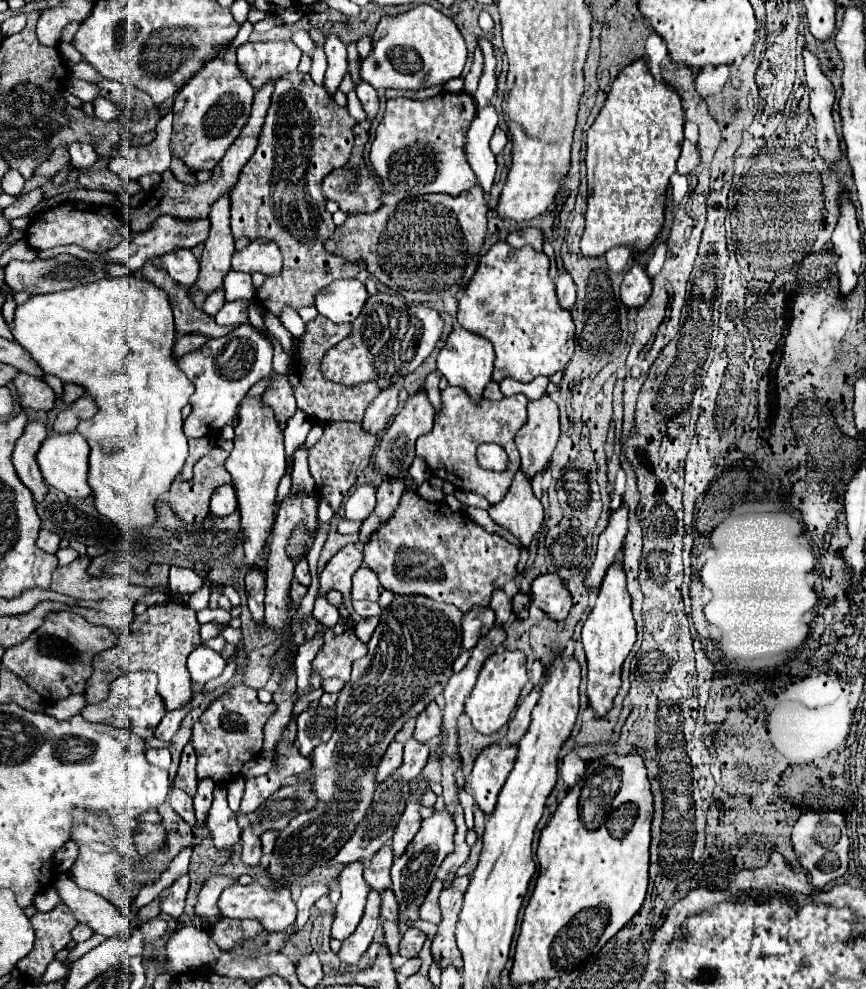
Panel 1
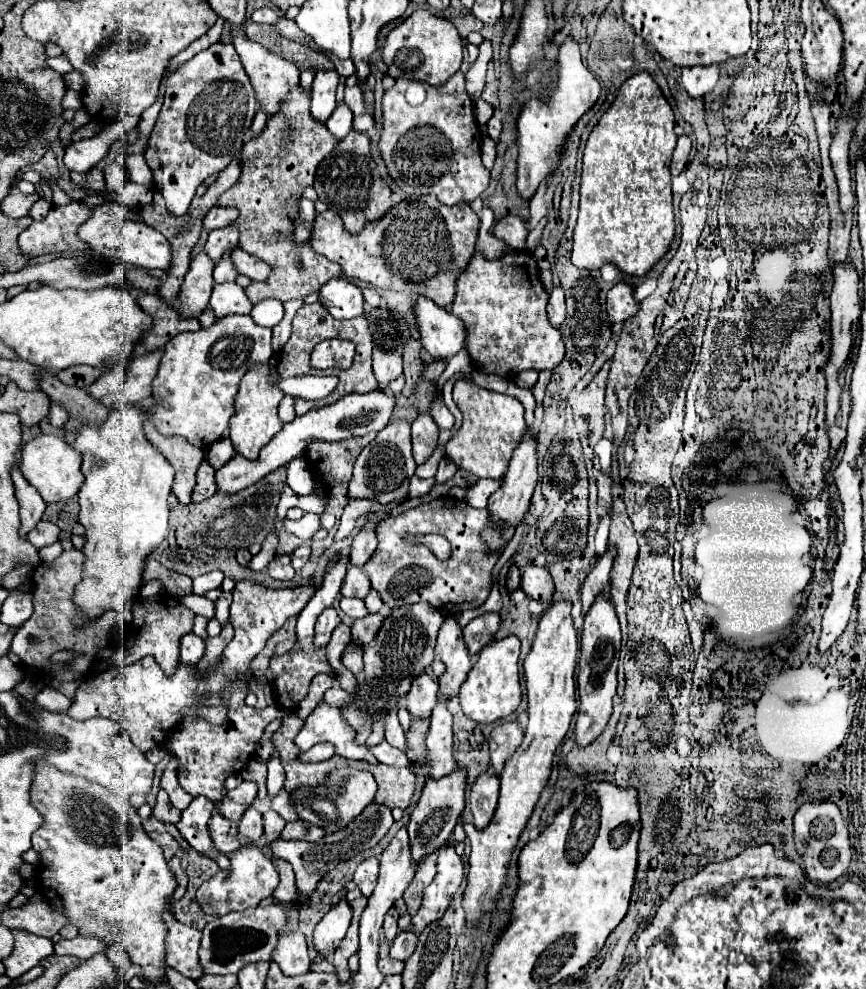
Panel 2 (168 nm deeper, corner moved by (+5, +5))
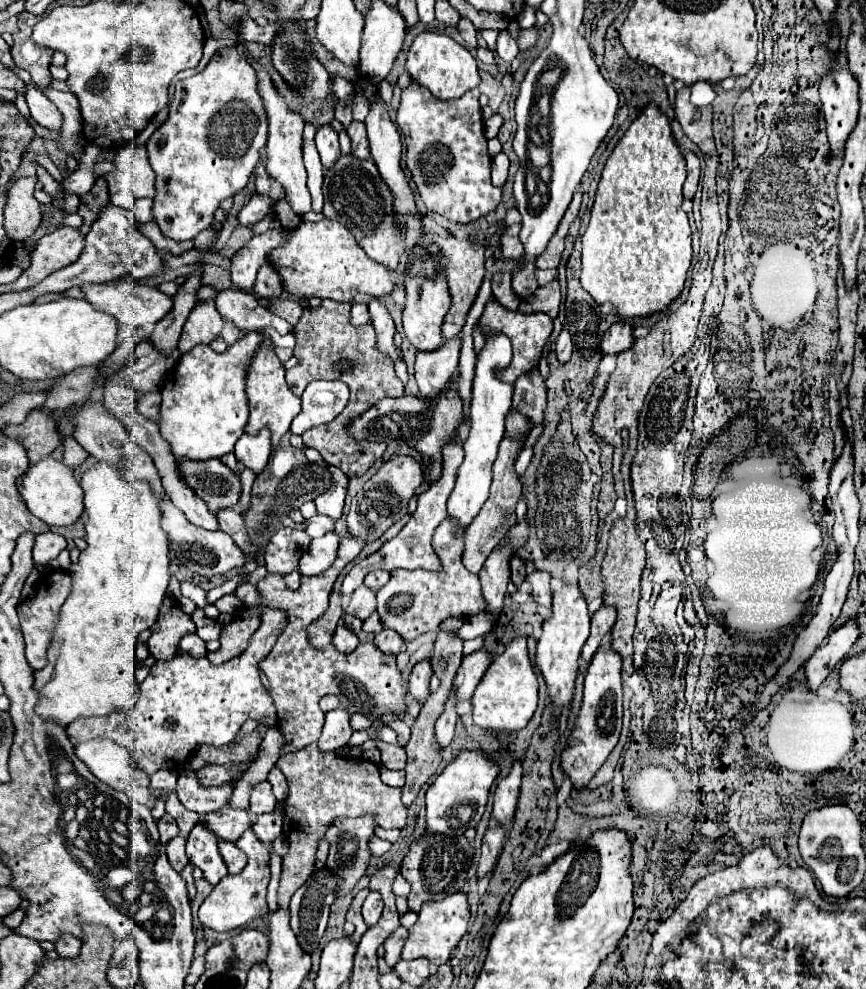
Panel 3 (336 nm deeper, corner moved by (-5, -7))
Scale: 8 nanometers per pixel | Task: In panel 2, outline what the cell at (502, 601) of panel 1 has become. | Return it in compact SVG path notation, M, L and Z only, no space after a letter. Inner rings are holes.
M496 611L484 613L476 619L472 619L464 627L464 641L468 643L470 655L480 653L482 647L486 647L490 643L490 639L494 637L494 633L498 629L500 629L500 613L496 613Z

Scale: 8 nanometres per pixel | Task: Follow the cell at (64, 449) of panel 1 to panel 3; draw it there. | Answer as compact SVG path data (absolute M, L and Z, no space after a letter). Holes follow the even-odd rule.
M46 457L40 463L30 465L28 473L24 473L18 479L18 493L20 493L20 499L24 501L26 509L50 527L72 525L78 521L78 517L84 511L84 503L82 503L84 493L82 493L80 485L76 483L72 469L68 469L62 461L52 459L52 457Z

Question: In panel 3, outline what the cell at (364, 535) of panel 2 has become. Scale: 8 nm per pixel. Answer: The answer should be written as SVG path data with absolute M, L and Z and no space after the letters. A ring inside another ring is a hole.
M374 571L374 573L366 575L366 579L364 579L364 585L376 591L376 589L384 587L384 585L388 583L388 579L390 579L390 573L388 573L388 571Z

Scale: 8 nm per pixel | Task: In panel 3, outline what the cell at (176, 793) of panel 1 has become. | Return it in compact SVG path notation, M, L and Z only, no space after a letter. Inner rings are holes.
M164 815L158 821L158 831L160 831L160 843L166 845L170 839L174 839L178 835L178 827L174 823L174 819L170 819L170 815Z

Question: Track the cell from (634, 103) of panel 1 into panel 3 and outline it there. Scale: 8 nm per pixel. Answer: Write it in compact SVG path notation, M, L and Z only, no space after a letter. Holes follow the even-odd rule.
M648 105L618 141L606 161L602 181L598 183L590 225L582 235L582 287L598 305L612 303L620 319L650 317L666 311L680 297L692 259L688 215L682 211L682 185L686 179L686 163L674 143L668 117L656 105Z

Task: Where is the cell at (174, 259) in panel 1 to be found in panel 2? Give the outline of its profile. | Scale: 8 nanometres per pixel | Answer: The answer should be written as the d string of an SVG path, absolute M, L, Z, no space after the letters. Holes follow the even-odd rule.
M108 201L104 205L98 205L92 213L92 219L88 219L84 227L80 227L78 235L82 241L88 243L88 247L96 249L98 253L108 255L108 257L118 257L134 267L168 271L172 265L172 249L170 249L168 239L160 231L144 223L126 219L126 207L118 201Z

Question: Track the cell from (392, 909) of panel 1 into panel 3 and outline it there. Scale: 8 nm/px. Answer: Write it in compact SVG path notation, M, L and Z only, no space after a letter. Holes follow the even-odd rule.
M398 927L386 941L384 941L384 961L388 967L394 967L400 959L400 951L402 951L402 943L406 941L408 937L408 931L404 927Z

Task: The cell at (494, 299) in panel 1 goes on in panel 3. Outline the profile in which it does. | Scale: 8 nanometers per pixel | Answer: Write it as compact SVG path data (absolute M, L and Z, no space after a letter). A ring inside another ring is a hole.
M490 299L484 307L484 313L480 317L480 325L482 331L486 335L486 331L502 331L506 337L510 337L512 341L512 349L514 349L514 357L510 367L506 367L506 371L502 371L502 379L506 379L508 383L514 383L518 375L524 375L526 371L534 369L542 357L542 349L546 339L550 337L554 325L552 319L546 313L532 313L532 315L524 315L520 311L508 311L506 307L502 307L496 299Z

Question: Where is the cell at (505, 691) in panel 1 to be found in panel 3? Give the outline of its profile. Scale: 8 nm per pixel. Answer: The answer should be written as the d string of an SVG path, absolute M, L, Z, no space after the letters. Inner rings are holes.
M516 637L504 653L492 659L472 697L474 723L492 731L518 731L528 725L538 707L538 677L532 669L526 639Z

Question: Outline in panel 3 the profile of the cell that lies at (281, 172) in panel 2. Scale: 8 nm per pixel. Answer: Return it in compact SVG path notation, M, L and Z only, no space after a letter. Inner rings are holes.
M274 299L270 311L274 311L274 315L286 319L290 325L296 325L302 315L302 305L292 299Z

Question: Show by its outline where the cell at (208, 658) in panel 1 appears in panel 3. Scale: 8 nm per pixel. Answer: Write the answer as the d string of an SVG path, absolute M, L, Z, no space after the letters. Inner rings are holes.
M192 633L192 635L184 635L182 637L180 651L188 653L188 655L194 655L194 657L204 657L206 655L206 645L196 633Z

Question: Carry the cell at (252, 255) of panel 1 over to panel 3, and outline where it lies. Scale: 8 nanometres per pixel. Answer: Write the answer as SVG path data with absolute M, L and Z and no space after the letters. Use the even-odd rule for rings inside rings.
M268 263L262 265L260 271L258 271L254 293L260 295L260 297L264 297L264 299L276 299L276 297L282 295L282 285L280 285L278 273Z

